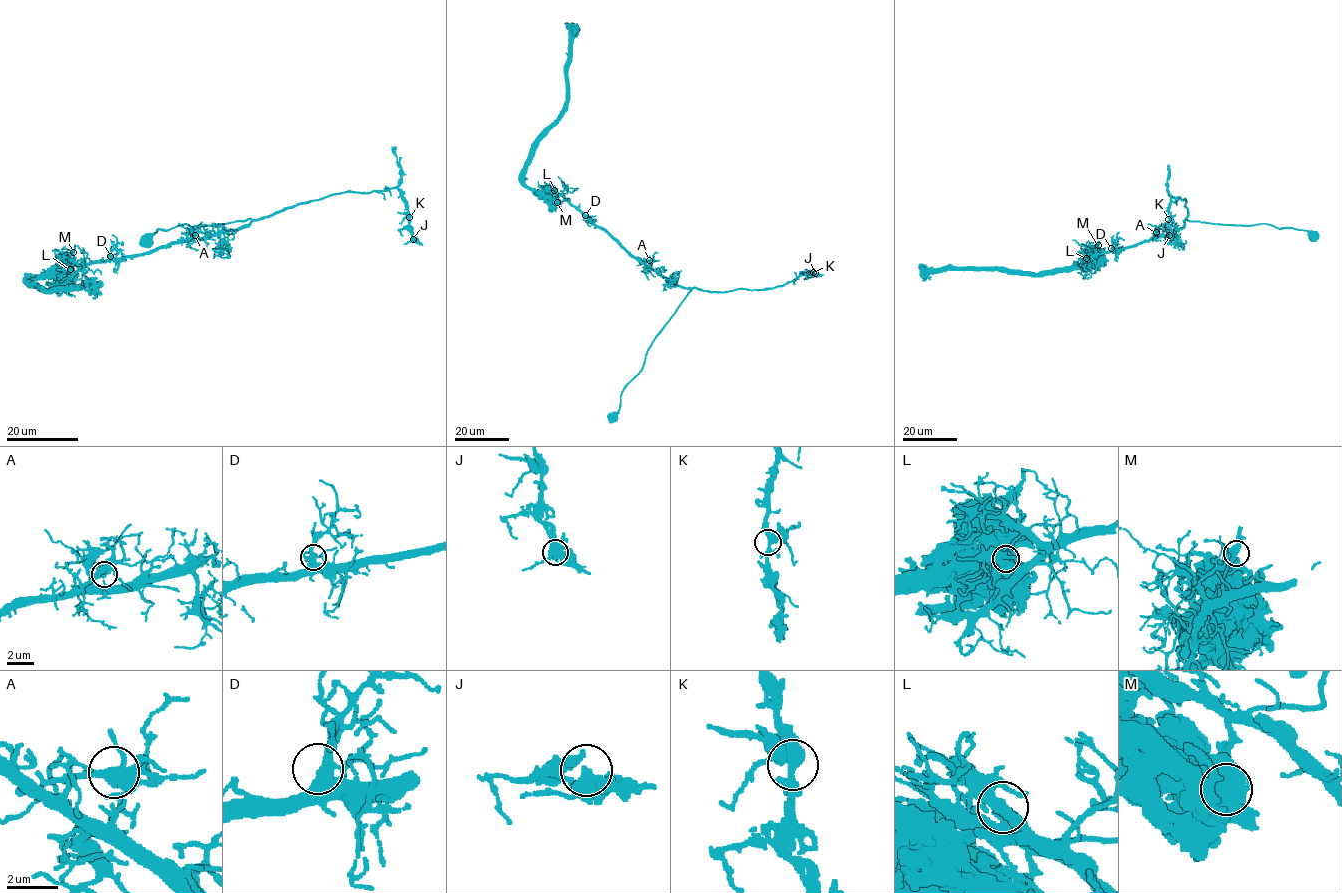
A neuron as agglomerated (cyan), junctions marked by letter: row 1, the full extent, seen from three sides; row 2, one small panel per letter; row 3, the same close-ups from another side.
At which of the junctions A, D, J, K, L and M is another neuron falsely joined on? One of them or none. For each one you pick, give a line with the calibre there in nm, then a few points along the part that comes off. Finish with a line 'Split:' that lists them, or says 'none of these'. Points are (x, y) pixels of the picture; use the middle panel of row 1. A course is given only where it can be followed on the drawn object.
M: calibre 360 nm; course (557, 202), (558, 194), (564, 197), (632, 255), (689, 288), (771, 289), (802, 274), (823, 275)
Split: M

